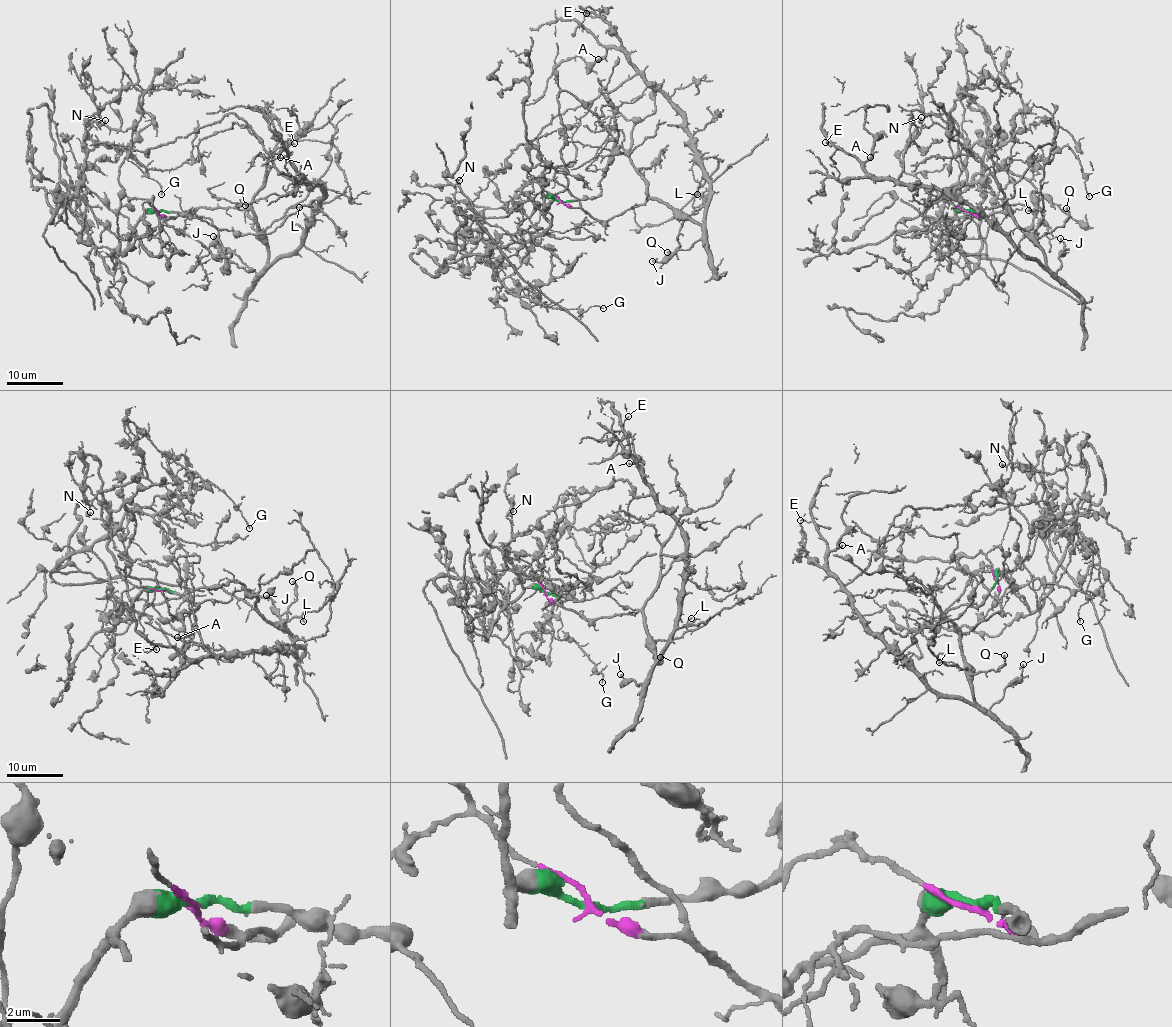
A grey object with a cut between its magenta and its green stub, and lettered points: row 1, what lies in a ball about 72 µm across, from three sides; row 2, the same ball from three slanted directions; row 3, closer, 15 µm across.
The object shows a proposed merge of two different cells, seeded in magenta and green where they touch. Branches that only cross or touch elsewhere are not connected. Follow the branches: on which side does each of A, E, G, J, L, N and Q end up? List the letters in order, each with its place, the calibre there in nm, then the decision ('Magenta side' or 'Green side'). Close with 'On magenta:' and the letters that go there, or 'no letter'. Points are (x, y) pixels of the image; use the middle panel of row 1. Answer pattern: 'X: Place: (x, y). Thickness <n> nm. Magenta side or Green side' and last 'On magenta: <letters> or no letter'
A: Place: (598, 59). Thickness 180 nm. Magenta side
E: Place: (586, 13). Thickness 140 nm. Magenta side
G: Place: (603, 308). Thickness 110 nm. Green side
J: Place: (652, 261). Thickness 240 nm. Magenta side
L: Place: (697, 194). Thickness 130 nm. Magenta side
N: Place: (459, 180). Thickness 180 nm. Green side
Q: Place: (667, 252). Thickness 220 nm. Magenta side
On magenta: A, E, J, L, Q

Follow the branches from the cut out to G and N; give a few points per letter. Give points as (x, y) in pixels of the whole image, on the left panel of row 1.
G: (158, 211), (145, 213), (112, 273), (80, 215), (78, 172), (114, 162), (123, 146), (161, 195)
N: (158, 211), (144, 214), (147, 234), (127, 233), (125, 240), (78, 194), (88, 116), (99, 125), (105, 121)

